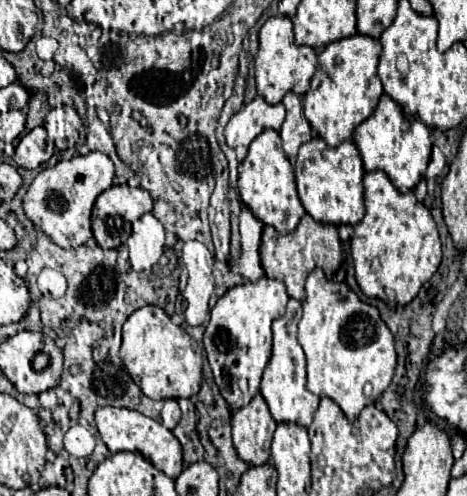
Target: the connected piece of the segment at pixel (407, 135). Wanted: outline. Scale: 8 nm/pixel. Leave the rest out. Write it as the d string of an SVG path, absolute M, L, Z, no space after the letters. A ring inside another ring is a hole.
M382 96L374 114L356 128L352 142L360 152L364 170L384 172L390 178L390 182L396 186L396 190L402 194L414 190L418 182L426 176L426 168L430 162L430 148L432 148L430 130L418 120L408 120L402 114L400 106L388 96Z

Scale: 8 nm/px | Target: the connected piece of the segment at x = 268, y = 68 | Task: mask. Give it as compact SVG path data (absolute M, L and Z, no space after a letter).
M276 16L266 20L266 24L260 28L260 50L254 60L254 68L256 68L256 90L268 104L280 104L288 92L304 96L310 86L310 78L316 70L316 64L318 64L316 52L312 48L294 44L290 18Z

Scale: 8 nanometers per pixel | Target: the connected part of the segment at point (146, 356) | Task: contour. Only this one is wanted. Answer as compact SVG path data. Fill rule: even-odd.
M144 306L136 310L122 328L120 358L148 398L190 398L200 390L202 382L202 350L196 340L176 326L168 314L158 306Z

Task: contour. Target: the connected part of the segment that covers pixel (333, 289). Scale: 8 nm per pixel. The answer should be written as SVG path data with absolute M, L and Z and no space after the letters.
M318 268L306 280L302 310L298 342L306 354L306 388L318 398L334 400L348 420L356 420L358 412L378 400L392 382L396 370L394 336L374 306L362 302L346 284L328 280Z

